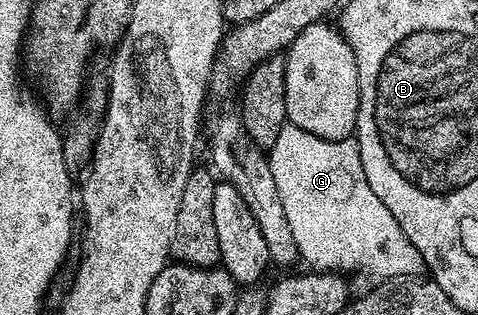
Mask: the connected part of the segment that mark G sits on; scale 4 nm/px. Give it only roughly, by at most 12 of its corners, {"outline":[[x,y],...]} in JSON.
{"outline":[[353,136],[268,150],[298,257],[370,287],[426,265]]}

